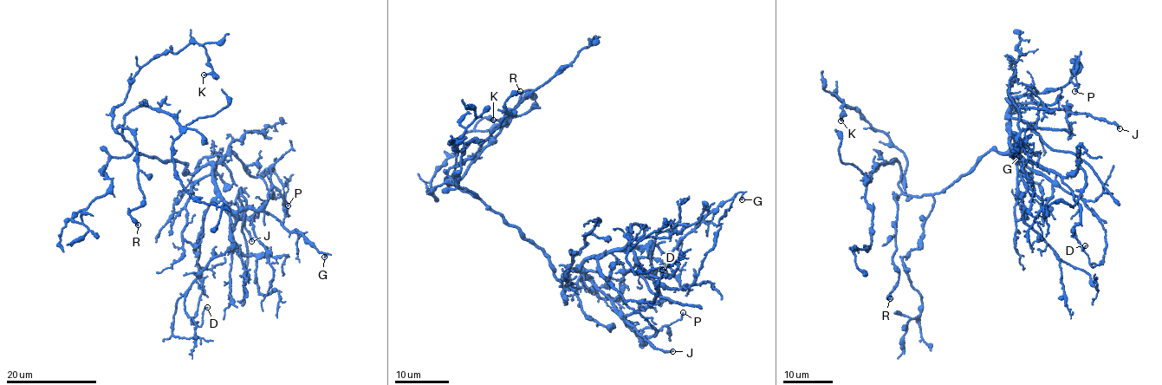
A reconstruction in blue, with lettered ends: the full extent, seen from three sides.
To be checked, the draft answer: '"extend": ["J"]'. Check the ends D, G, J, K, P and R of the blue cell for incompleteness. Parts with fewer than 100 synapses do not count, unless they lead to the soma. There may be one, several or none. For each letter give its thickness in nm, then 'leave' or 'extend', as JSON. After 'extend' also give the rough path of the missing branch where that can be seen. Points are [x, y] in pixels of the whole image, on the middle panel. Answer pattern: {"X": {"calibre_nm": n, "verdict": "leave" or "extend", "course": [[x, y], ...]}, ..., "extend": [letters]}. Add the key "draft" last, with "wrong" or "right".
{"D": {"calibre_nm": 130, "verdict": "leave"}, "G": {"calibre_nm": 160, "verdict": "leave"}, "J": {"calibre_nm": 200, "verdict": "leave"}, "K": {"calibre_nm": 170, "verdict": "leave"}, "P": {"calibre_nm": 150, "verdict": "leave"}, "R": {"calibre_nm": 340, "verdict": "leave"}, "extend": [], "draft": "wrong"}

